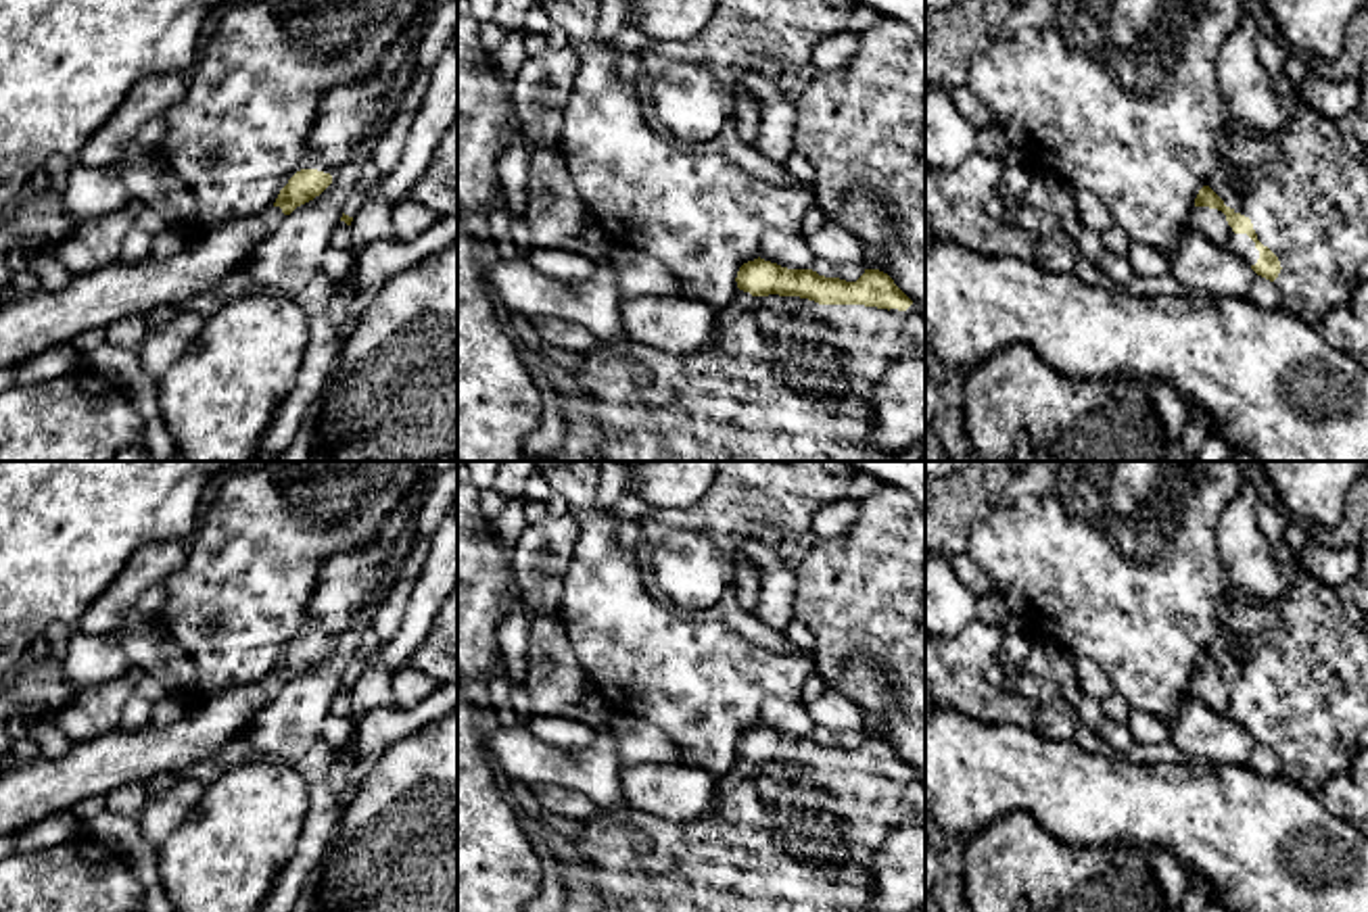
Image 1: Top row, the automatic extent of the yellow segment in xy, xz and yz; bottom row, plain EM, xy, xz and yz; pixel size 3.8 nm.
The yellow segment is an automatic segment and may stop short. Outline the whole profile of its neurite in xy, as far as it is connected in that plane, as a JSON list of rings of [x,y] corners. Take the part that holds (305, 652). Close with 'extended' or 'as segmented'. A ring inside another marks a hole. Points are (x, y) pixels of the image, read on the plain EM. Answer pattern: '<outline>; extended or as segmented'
[[[434,474],[407,493],[376,534],[324,559],[307,605],[307,626],[265,682],[211,697],[163,730],[150,724],[132,733],[113,730],[73,743],[58,760],[40,755],[15,764],[0,774],[0,835],[71,810],[79,799],[104,797],[129,783],[148,783],[161,772],[182,776],[196,762],[215,755],[278,695],[280,685],[320,664],[332,651],[330,639],[374,599],[378,574],[420,513],[432,478]]]; extended

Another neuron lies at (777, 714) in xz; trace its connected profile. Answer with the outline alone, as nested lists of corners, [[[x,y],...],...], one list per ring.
[[[769,697],[762,701],[760,726],[787,737],[810,737],[817,728],[802,701],[789,703],[781,697]]]

